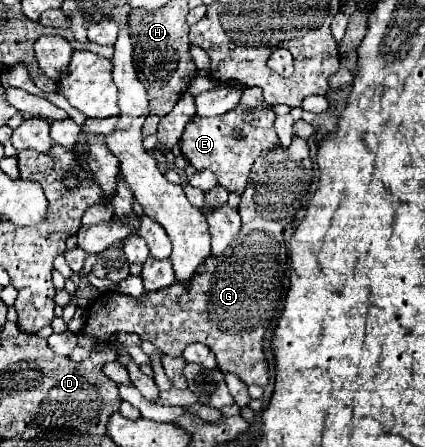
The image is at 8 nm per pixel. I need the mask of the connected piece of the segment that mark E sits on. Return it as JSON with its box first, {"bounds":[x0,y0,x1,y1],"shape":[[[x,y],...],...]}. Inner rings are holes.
{"bounds":[181,104,279,196],"shape":[[[265,104],[263,108],[235,108],[215,118],[195,116],[181,136],[181,152],[191,162],[195,170],[211,170],[217,176],[217,184],[227,188],[227,192],[237,192],[239,196],[245,192],[245,186],[251,176],[253,162],[279,146],[279,138],[275,134],[273,122],[277,114]],[[233,132],[241,132],[237,138]]]}

